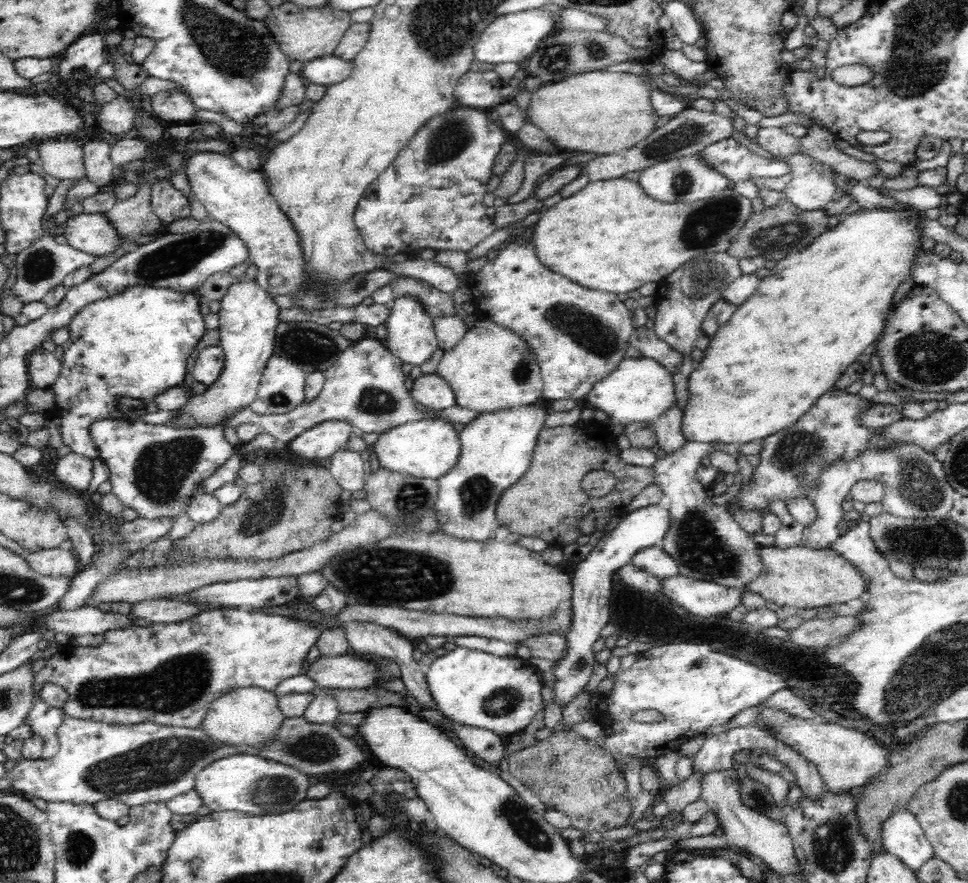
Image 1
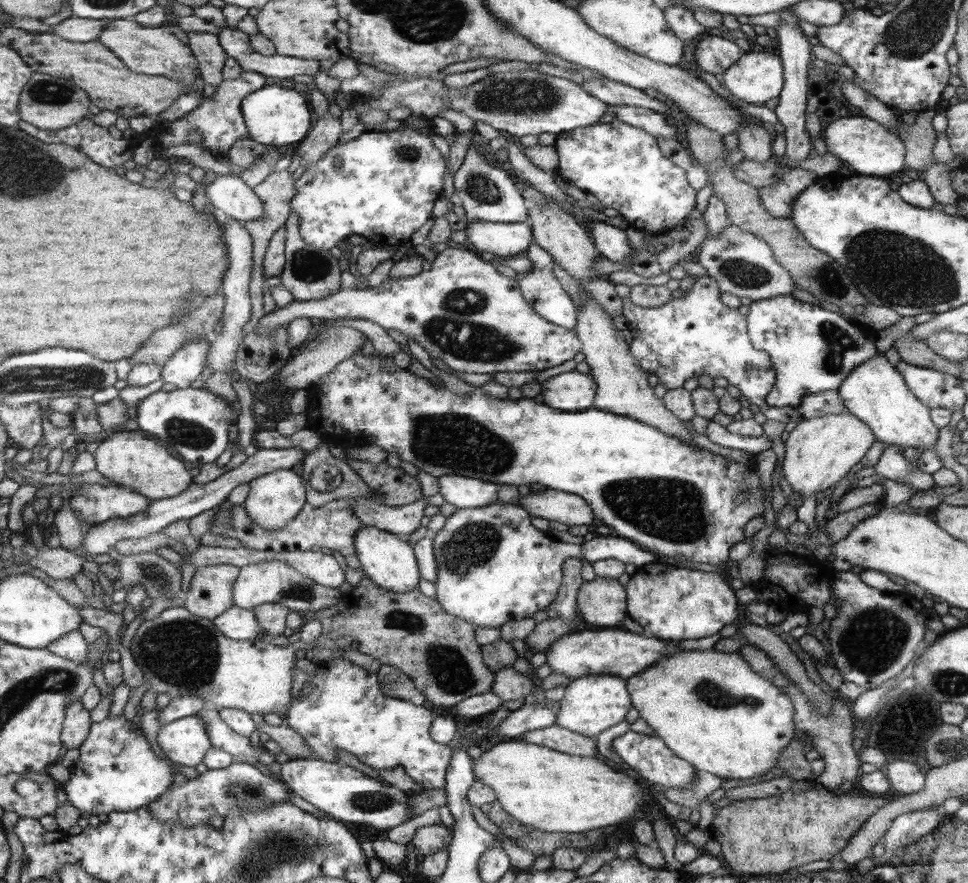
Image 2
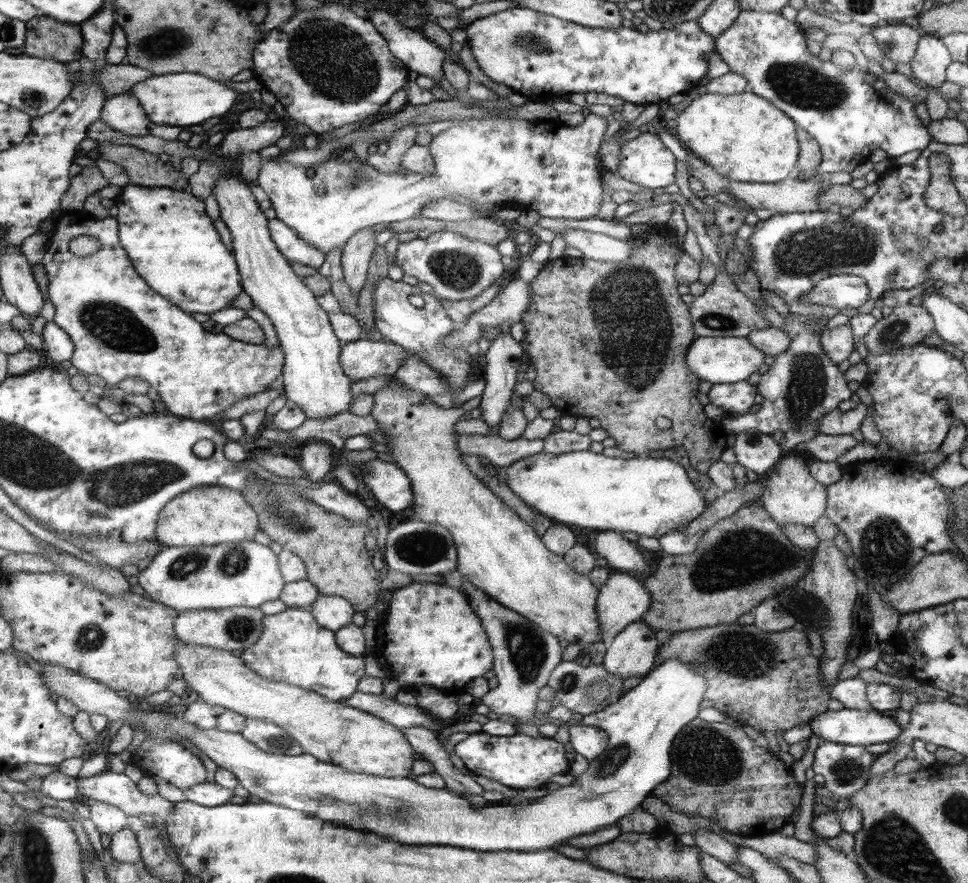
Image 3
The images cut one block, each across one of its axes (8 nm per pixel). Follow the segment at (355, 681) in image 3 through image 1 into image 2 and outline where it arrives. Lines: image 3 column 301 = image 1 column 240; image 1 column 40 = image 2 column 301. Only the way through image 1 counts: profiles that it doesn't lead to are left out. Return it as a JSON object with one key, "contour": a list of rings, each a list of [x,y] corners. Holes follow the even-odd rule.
{"contour":[[[332,658],[317,665],[314,674],[300,668],[293,671],[293,699],[285,712],[286,724],[313,750],[313,758],[339,762],[336,752],[344,750],[376,770],[401,767],[423,788],[438,789],[445,785],[453,750],[450,744],[439,743],[432,737],[432,724],[437,714],[429,705],[418,706],[387,695],[380,690],[379,674],[344,658]],[[306,682],[312,685],[312,690],[307,697],[301,697]]]}

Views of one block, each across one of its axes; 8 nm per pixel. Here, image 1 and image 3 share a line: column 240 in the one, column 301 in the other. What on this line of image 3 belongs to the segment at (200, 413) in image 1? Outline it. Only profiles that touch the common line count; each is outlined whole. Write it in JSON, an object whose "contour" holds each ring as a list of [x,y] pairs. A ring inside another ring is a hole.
{"contour":[[[227,174],[214,186],[213,194],[220,208],[219,218],[231,232],[244,292],[274,324],[278,345],[285,355],[282,392],[287,400],[306,413],[308,419],[323,419],[347,411],[353,401],[350,390],[352,382],[342,370],[341,339],[333,330],[328,312],[316,301],[313,290],[292,269],[290,260],[278,250],[268,228],[270,218],[252,194],[251,186]]]}

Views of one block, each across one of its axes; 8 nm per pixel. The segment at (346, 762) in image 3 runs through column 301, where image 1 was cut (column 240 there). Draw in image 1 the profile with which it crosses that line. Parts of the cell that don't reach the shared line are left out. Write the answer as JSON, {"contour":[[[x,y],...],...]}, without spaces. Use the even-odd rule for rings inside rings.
{"contour":[[[259,686],[236,687],[209,704],[200,726],[212,739],[242,747],[244,751],[250,747],[264,746],[264,742],[272,740],[273,734],[285,718],[278,702],[279,696],[274,691]]]}

